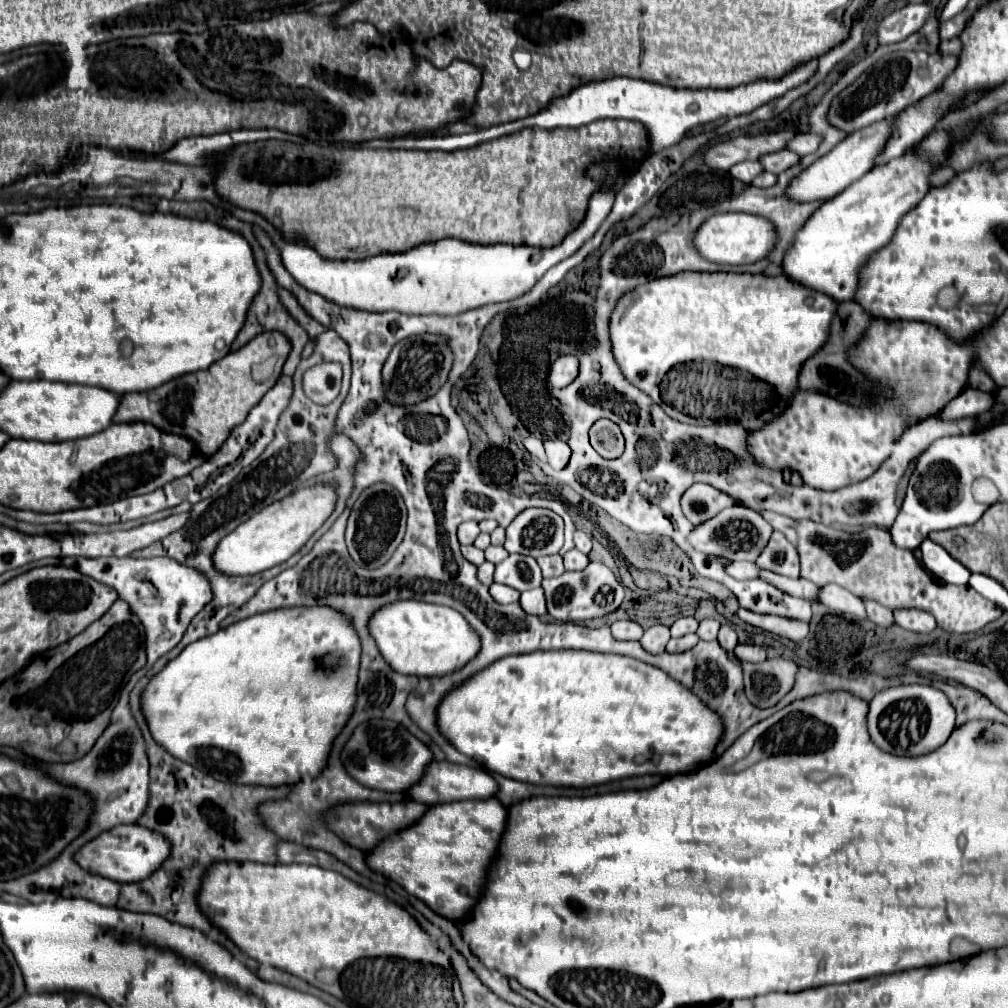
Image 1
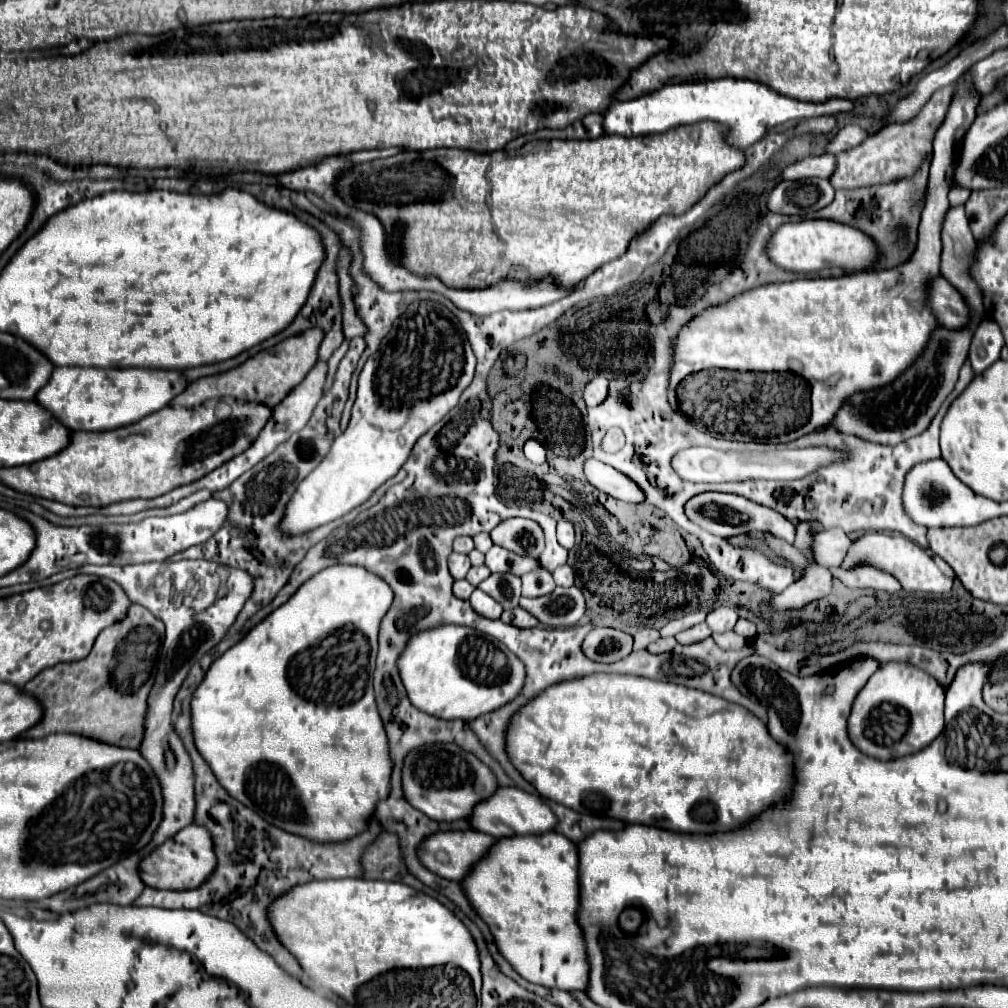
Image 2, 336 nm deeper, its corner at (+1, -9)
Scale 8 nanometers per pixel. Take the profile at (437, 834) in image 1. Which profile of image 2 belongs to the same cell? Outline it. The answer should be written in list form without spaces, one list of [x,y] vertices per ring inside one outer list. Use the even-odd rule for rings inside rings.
[[[557,832],[499,838],[459,882],[515,972],[527,982],[567,992],[583,990],[589,978],[583,934],[575,922],[577,862],[577,846]]]

